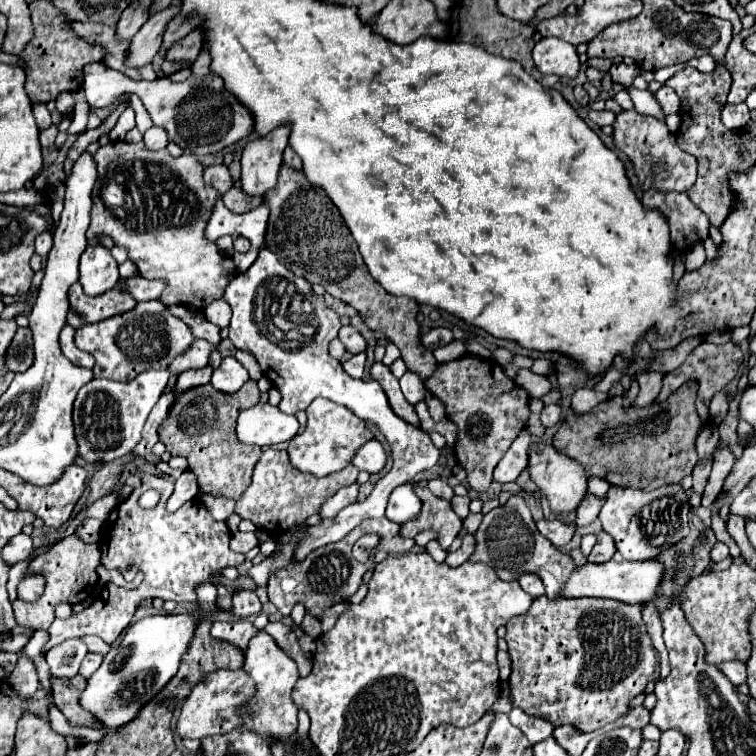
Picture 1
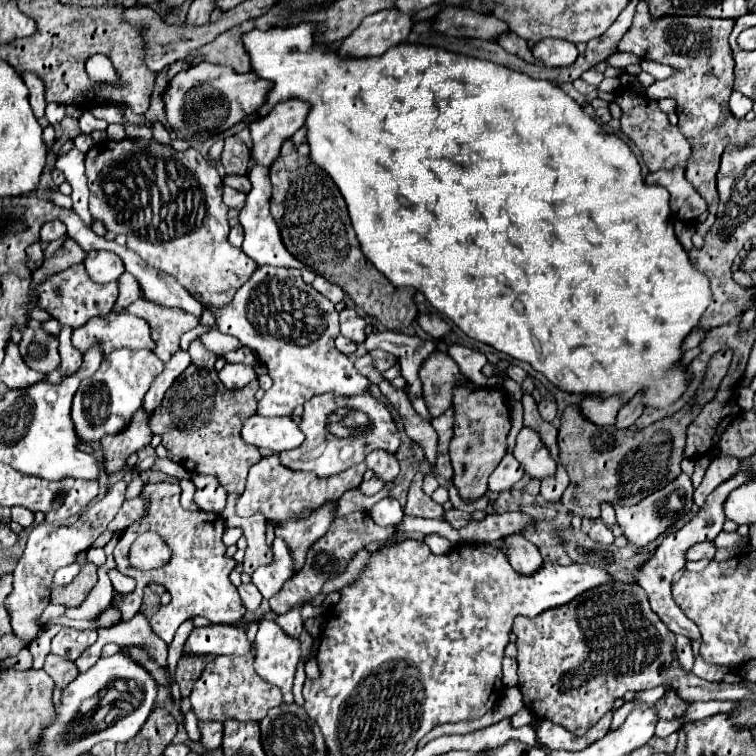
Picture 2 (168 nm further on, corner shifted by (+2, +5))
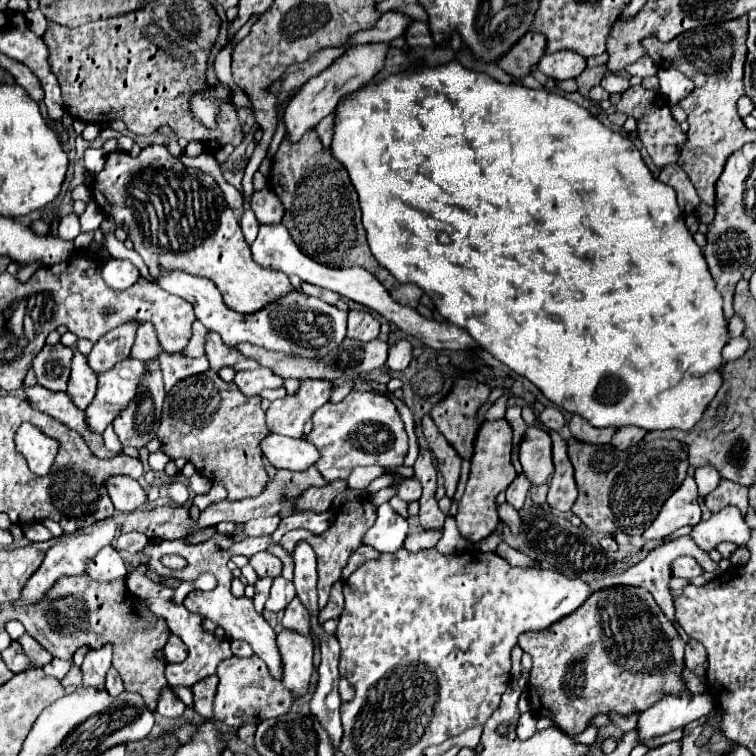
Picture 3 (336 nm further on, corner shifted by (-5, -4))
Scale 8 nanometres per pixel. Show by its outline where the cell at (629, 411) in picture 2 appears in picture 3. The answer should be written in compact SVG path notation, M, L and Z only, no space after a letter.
M622 427L622 429L618 429L618 433L614 435L614 439L612 439L612 443L618 447L618 449L628 449L628 447L632 447L632 445L636 445L642 437L644 437L644 429L640 429L640 427Z

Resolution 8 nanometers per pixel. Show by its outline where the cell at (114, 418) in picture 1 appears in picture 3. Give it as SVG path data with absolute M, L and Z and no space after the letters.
M126 357L110 371L98 375L98 389L92 403L86 407L86 423L92 433L102 435L130 401L136 399L138 387L146 377L146 361Z

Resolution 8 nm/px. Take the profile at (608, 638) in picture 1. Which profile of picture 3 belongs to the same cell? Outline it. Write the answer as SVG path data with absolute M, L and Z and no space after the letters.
M622 585L618 591L624 591L624 595L606 595L606 591L596 591L588 601L584 601L584 607L568 615L568 619L560 619L560 623L554 623L546 631L522 633L518 637L522 651L532 657L532 671L528 679L530 705L538 709L540 717L552 719L552 723L568 737L584 733L592 717L598 713L640 713L666 695L682 695L686 691L682 677L686 667L686 643L680 639L678 629L668 623L666 615L646 589Z

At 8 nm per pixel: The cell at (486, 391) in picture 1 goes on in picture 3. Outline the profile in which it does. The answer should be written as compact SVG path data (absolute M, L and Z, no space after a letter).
M506 419L484 421L474 439L474 451L470 459L470 479L466 483L462 499L458 501L458 513L454 517L460 533L474 543L490 535L500 521L496 495L504 491L508 483L512 483L512 479L516 477L516 469L510 463L510 451L512 451L512 429L508 421Z

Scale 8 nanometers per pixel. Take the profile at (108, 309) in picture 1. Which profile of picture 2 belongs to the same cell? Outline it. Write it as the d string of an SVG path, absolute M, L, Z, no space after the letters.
M145 300L133 302L127 308L127 312L133 316L141 316L149 322L151 338L155 342L153 352L163 362L167 362L179 350L179 338L199 324L197 316L193 316L185 310L161 308L153 302L145 302Z

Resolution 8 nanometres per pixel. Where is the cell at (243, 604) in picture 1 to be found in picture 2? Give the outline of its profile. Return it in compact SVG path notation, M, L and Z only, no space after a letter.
M249 582L249 584L241 584L239 586L239 594L241 594L241 600L243 600L243 606L249 610L249 612L253 612L253 610L257 610L259 608L259 604L261 604L261 592L257 590L257 586L253 584L253 582Z

